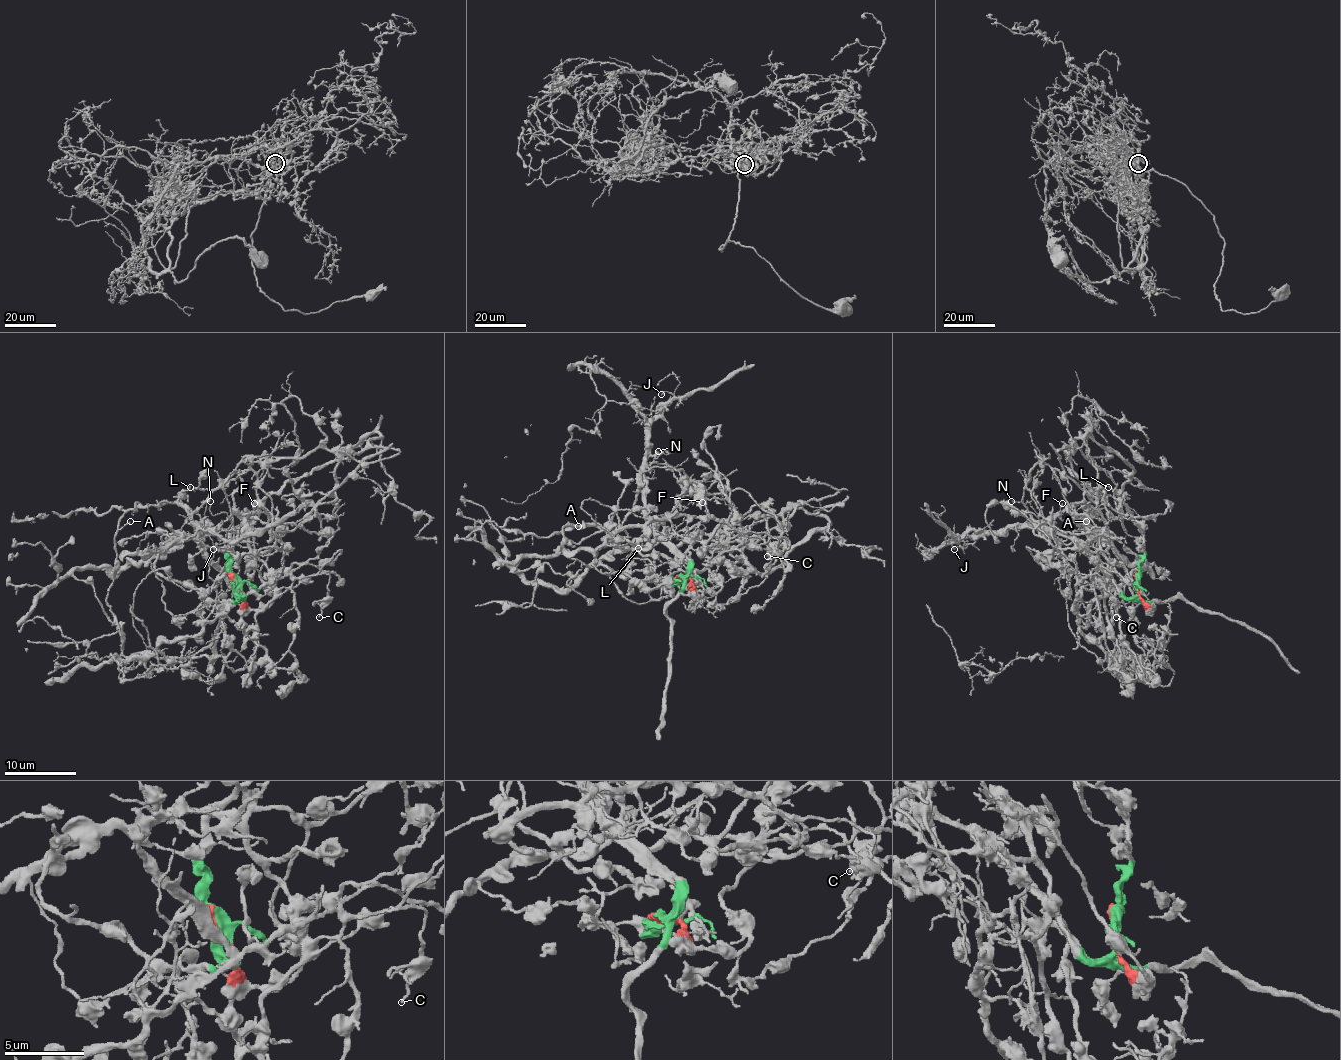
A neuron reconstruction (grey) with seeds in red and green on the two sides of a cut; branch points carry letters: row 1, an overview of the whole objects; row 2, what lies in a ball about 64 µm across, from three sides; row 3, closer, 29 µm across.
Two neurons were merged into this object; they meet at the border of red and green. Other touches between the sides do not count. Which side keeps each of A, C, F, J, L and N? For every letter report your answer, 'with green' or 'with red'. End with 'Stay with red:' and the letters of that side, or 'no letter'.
A: with green
C: with red
F: with red
J: with green
L: with green
N: with green
Stay with red: C, F

